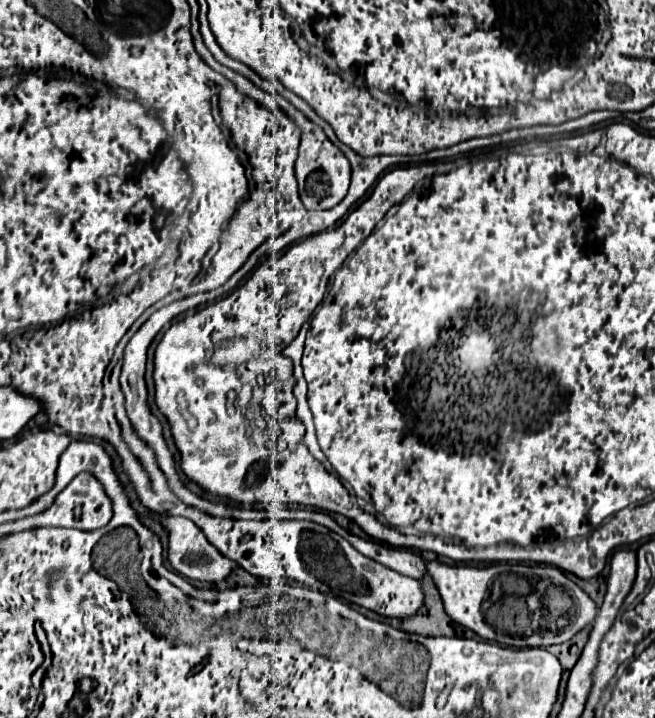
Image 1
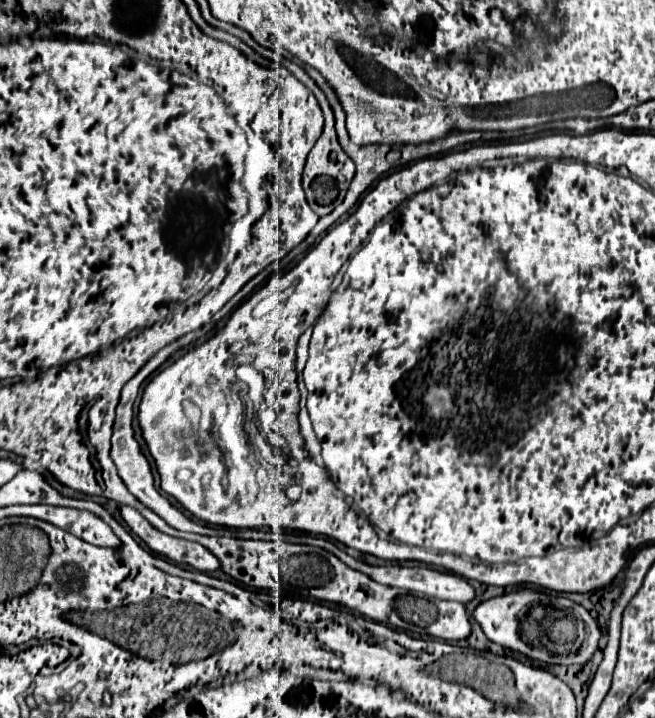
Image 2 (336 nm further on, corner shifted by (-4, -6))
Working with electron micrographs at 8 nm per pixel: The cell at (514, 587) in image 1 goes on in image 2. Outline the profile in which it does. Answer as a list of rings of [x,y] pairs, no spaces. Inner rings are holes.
[[[528,586],[480,602],[474,608],[472,618],[492,642],[546,664],[586,664],[600,640],[600,628],[584,606],[560,594]]]

